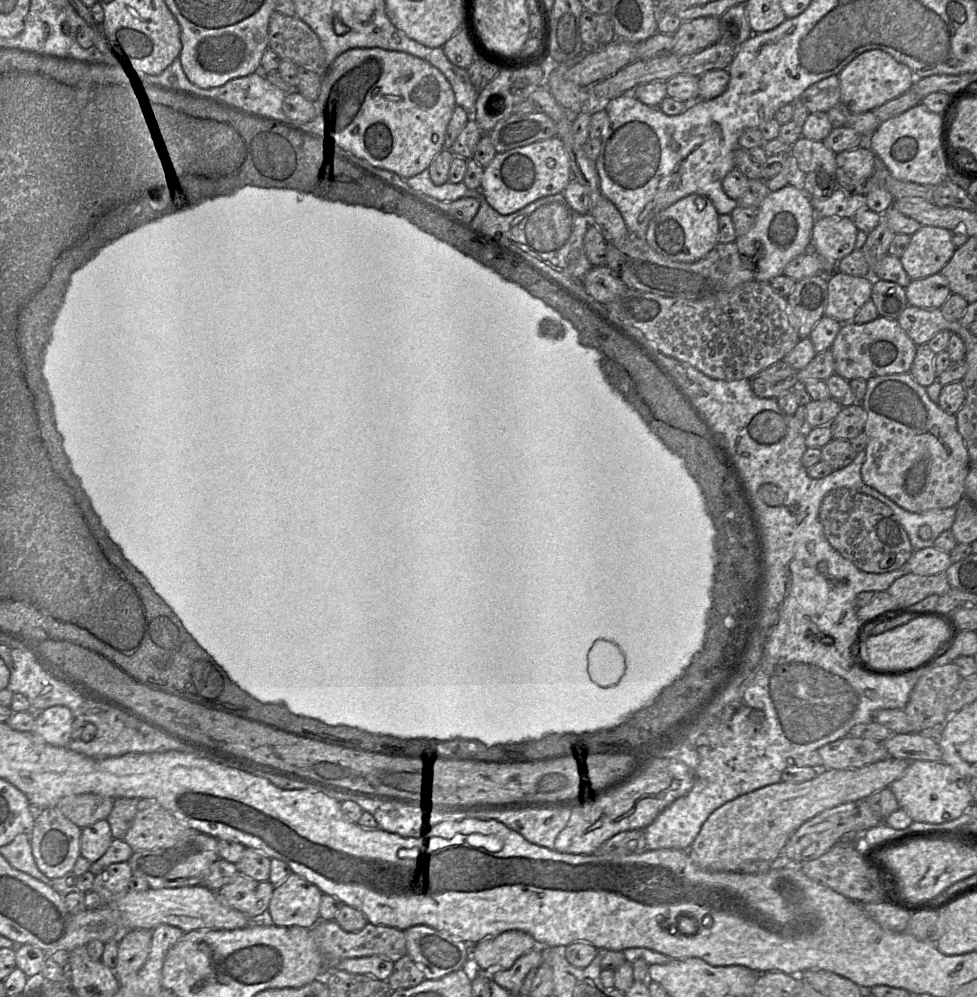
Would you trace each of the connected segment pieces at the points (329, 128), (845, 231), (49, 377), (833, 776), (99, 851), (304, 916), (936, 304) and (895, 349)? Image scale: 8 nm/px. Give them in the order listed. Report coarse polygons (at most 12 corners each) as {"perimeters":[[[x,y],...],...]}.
{"perimeters":[[[354,48],[323,75],[313,121],[402,178],[444,149],[446,76]],[[818,217],[811,249],[838,262],[855,250],[852,218]],[[245,186],[74,271],[42,375],[244,691],[613,727],[699,485],[596,350]],[[910,762],[821,769],[725,803],[688,852],[700,868],[773,862],[805,821],[889,787]],[[107,820],[82,828],[81,856],[91,863],[113,836]],[[291,872],[274,887],[266,921],[312,928],[322,894]],[[940,272],[911,280],[908,305],[941,309],[952,294]],[[897,319],[842,324],[830,350],[847,381],[909,372]]]}

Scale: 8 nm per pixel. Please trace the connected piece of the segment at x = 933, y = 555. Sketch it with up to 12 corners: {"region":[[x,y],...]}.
{"region":[[933,546],[913,551],[905,568],[926,576],[945,573],[950,552]]}

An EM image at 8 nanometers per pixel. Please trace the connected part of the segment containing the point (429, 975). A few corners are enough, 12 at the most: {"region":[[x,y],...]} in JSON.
{"region":[[428,925],[403,931],[426,979],[462,969],[470,946]]}

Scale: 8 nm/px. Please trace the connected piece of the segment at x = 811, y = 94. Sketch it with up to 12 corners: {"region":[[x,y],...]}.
{"region":[[839,77],[814,83],[799,100],[810,113],[841,102]]}

